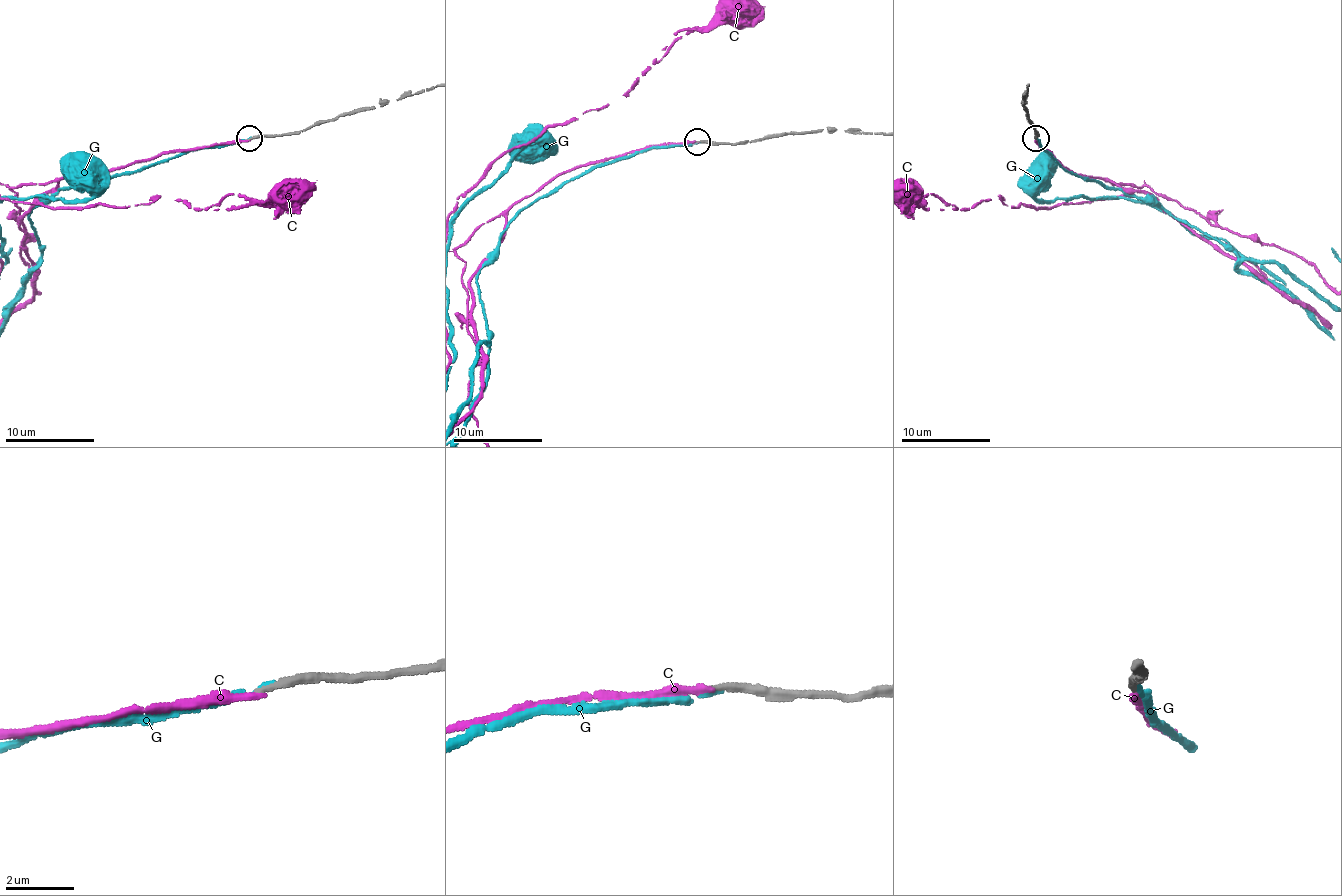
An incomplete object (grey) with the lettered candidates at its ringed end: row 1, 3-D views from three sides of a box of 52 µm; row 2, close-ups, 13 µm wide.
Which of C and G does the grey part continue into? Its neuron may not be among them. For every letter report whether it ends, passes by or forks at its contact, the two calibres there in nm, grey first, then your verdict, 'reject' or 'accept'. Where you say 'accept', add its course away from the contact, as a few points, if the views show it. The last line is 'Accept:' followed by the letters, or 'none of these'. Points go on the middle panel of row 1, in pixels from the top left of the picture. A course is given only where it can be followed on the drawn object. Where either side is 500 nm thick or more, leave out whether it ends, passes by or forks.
C: it ends there; 190 nm thick on the grey side, 200 nm on the other; reject
G: it ends there; 240 nm thick on the grey side, 140 nm on the other; accept
Accept: G

